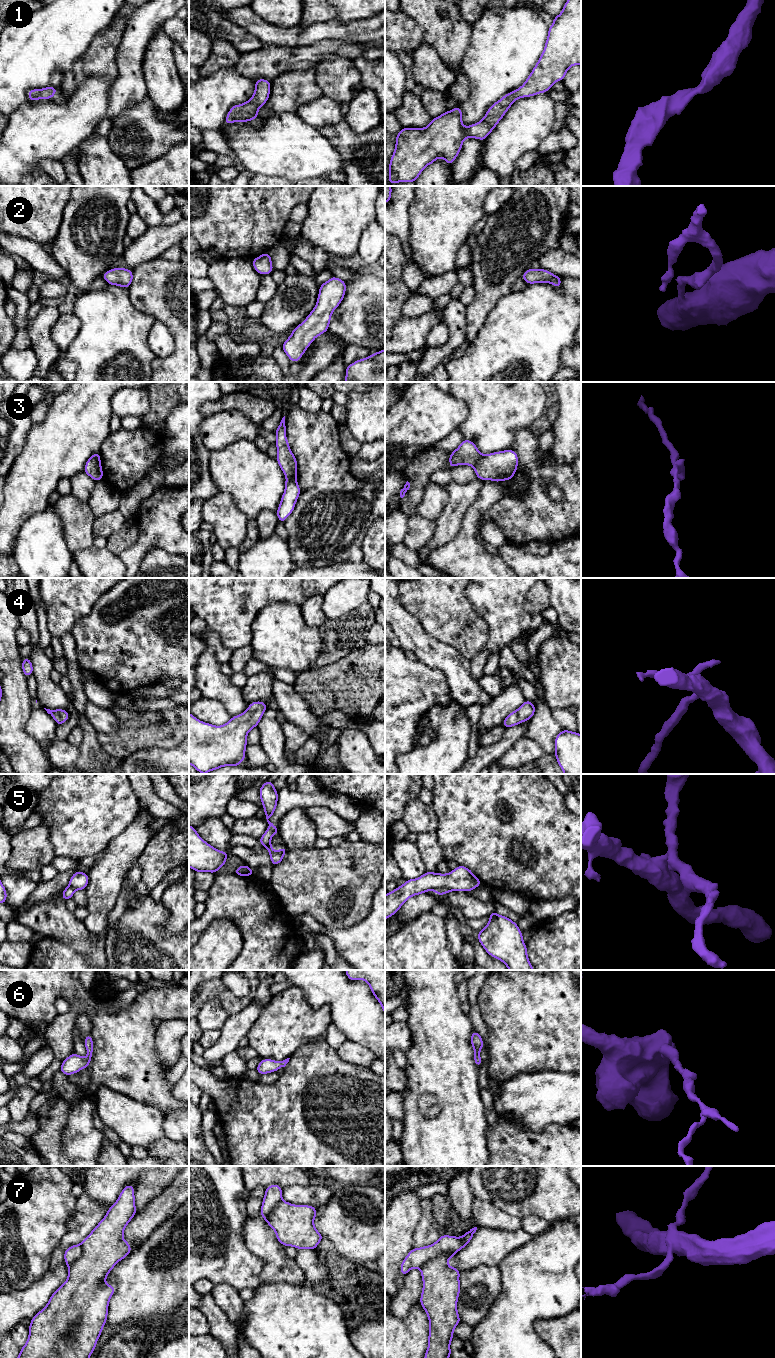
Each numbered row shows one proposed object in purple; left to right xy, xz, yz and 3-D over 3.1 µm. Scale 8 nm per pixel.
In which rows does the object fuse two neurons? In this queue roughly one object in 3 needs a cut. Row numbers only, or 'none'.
3, 5

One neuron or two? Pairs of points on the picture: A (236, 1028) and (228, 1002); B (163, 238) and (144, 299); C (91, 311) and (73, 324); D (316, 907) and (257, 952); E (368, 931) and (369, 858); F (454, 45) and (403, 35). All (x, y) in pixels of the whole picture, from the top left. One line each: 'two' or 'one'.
A: two
B: two
C: two
D: two
E: two
F: two

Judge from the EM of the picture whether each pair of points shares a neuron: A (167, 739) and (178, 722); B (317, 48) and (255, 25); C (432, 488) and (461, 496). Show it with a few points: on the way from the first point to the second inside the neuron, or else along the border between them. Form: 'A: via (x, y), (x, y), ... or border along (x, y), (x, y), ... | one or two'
A: via (167, 735), (174, 726) | one
B: border along (333, 40), (321, 40), (310, 45), (286, 46) | two
C: border along (444, 486), (448, 495), (448, 502), (440, 514) | two

